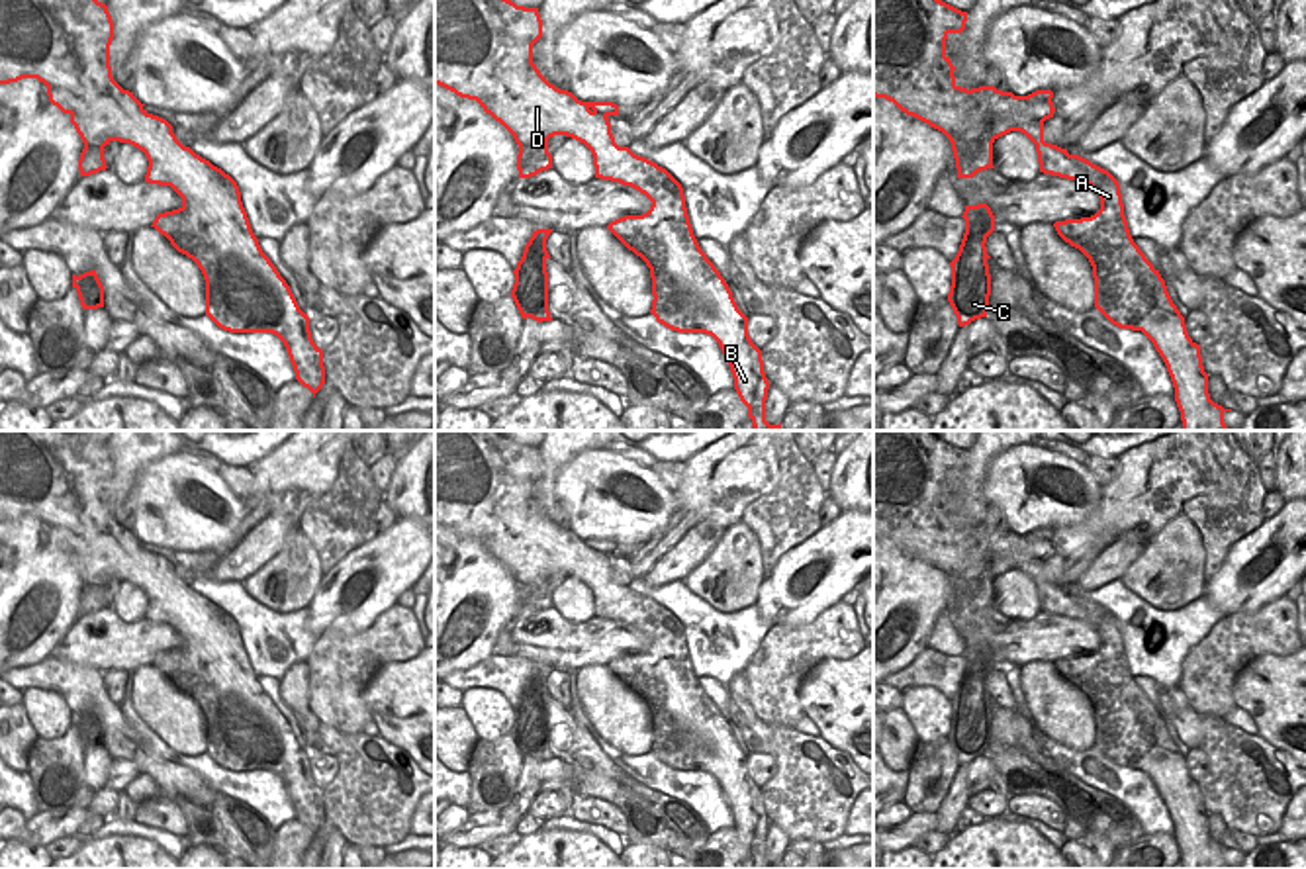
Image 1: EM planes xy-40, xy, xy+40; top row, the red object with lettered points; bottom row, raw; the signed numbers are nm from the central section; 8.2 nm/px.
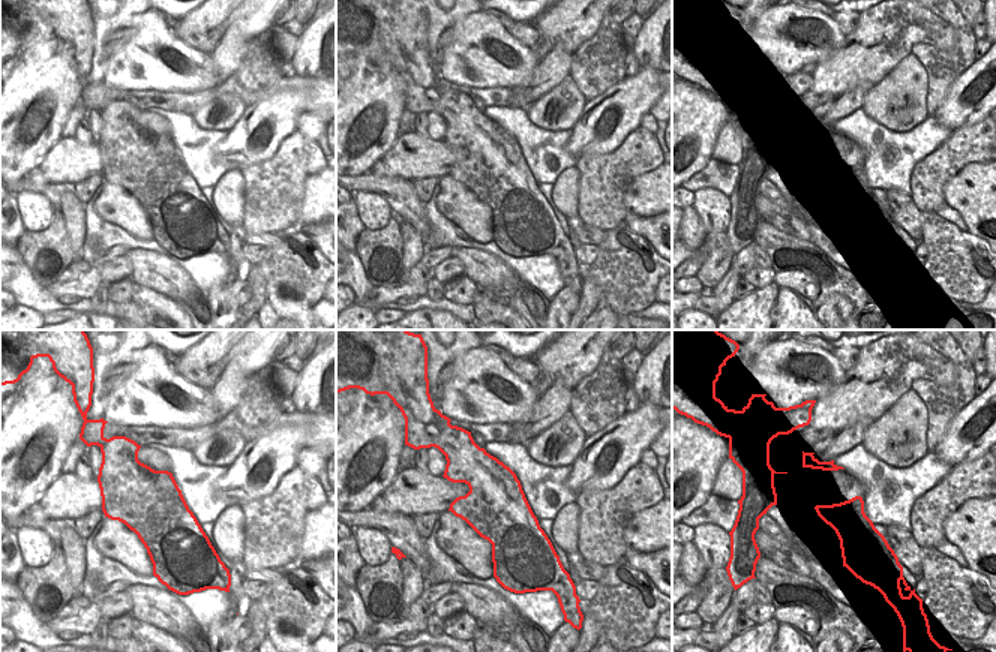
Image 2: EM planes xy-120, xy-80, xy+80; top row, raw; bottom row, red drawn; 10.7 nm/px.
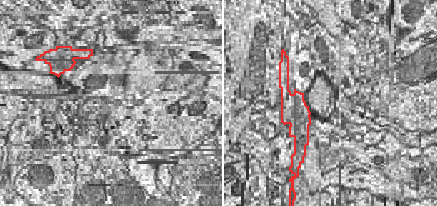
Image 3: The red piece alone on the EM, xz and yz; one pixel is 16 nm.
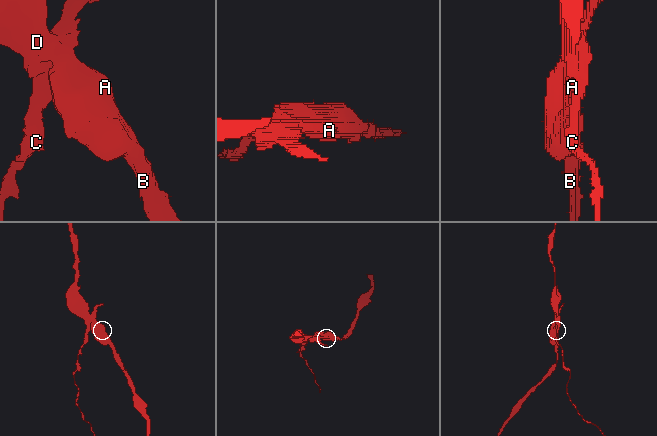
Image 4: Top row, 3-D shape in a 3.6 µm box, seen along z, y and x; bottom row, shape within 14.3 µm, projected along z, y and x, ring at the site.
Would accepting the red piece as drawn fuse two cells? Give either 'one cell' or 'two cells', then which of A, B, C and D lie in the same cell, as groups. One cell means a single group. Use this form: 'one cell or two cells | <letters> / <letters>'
two cells | A B D / C

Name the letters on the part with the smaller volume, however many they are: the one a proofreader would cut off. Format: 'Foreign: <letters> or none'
Foreign: C.

